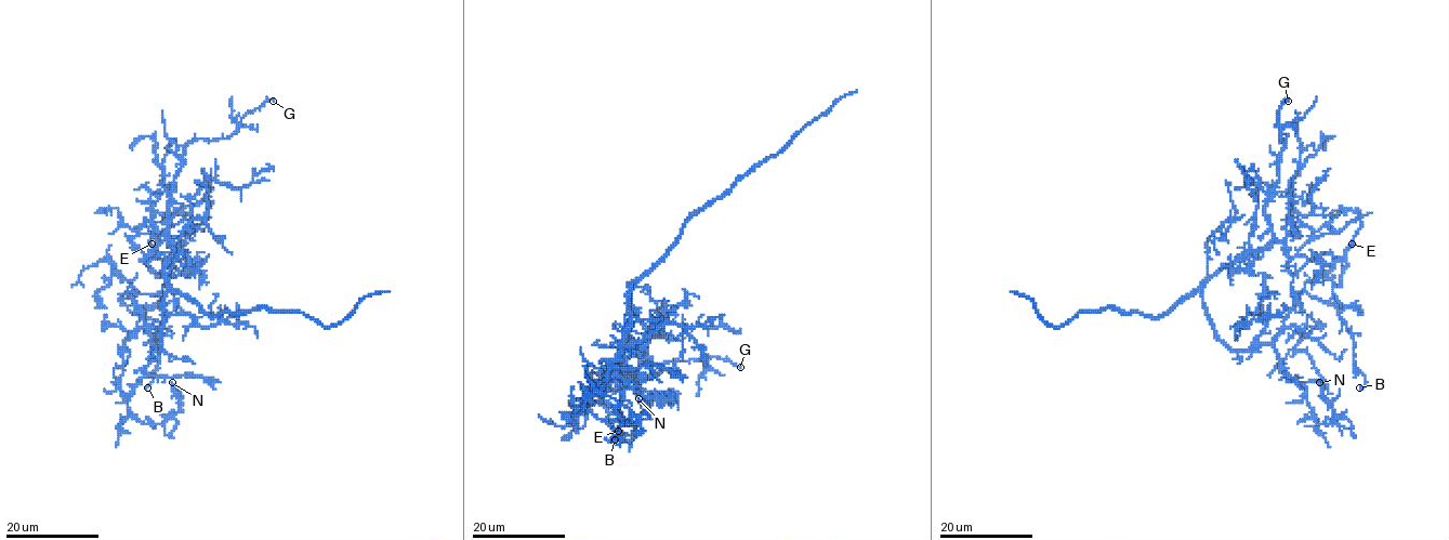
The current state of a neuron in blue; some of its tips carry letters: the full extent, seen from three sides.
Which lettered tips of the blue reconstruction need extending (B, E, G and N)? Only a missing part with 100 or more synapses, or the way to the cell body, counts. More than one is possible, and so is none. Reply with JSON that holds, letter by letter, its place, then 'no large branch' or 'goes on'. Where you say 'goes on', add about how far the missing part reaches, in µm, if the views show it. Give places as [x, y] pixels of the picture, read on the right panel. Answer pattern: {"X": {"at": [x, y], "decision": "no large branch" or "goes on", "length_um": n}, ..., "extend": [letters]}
{"B": {"at": [1359, 387], "decision": "no large branch"}, "E": {"at": [1352, 244], "decision": "no large branch"}, "G": {"at": [1288, 101], "decision": "no large branch"}, "N": {"at": [1319, 382], "decision": "no large branch"}, "extend": []}

